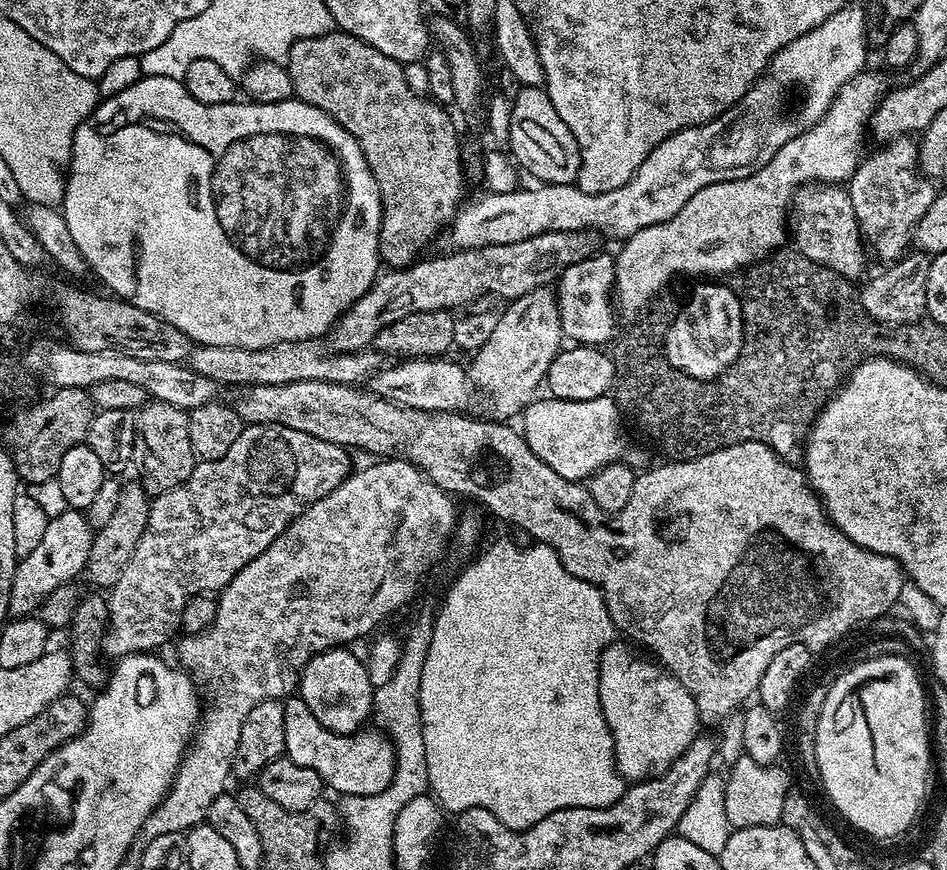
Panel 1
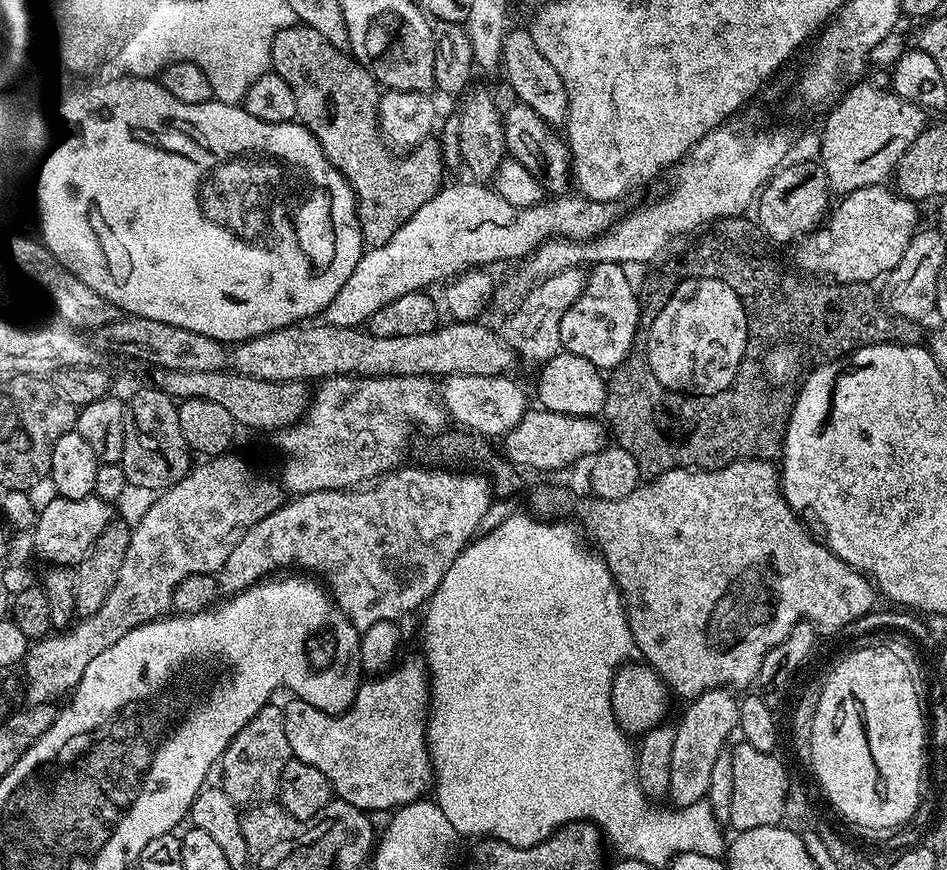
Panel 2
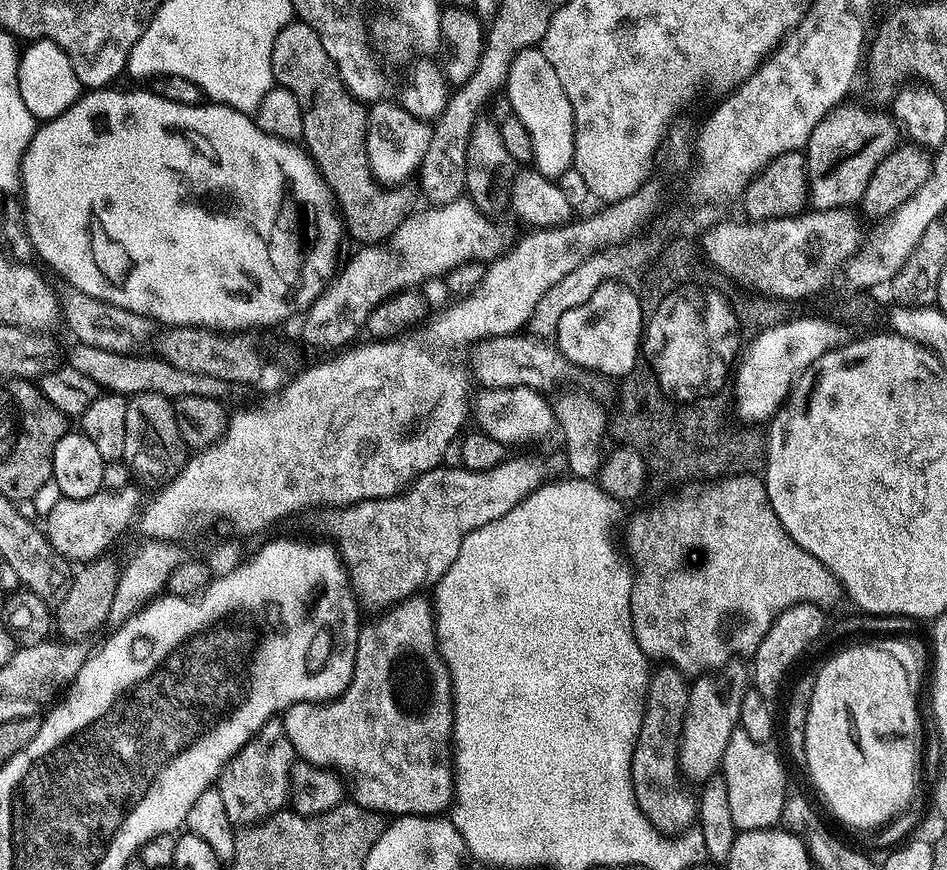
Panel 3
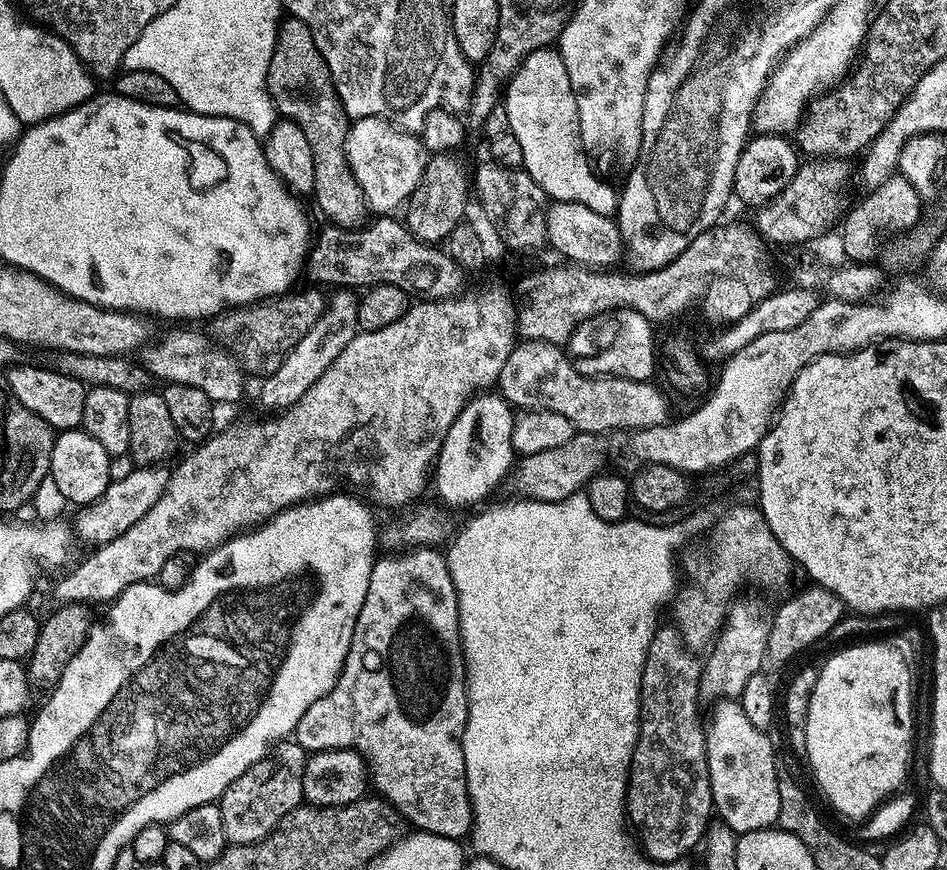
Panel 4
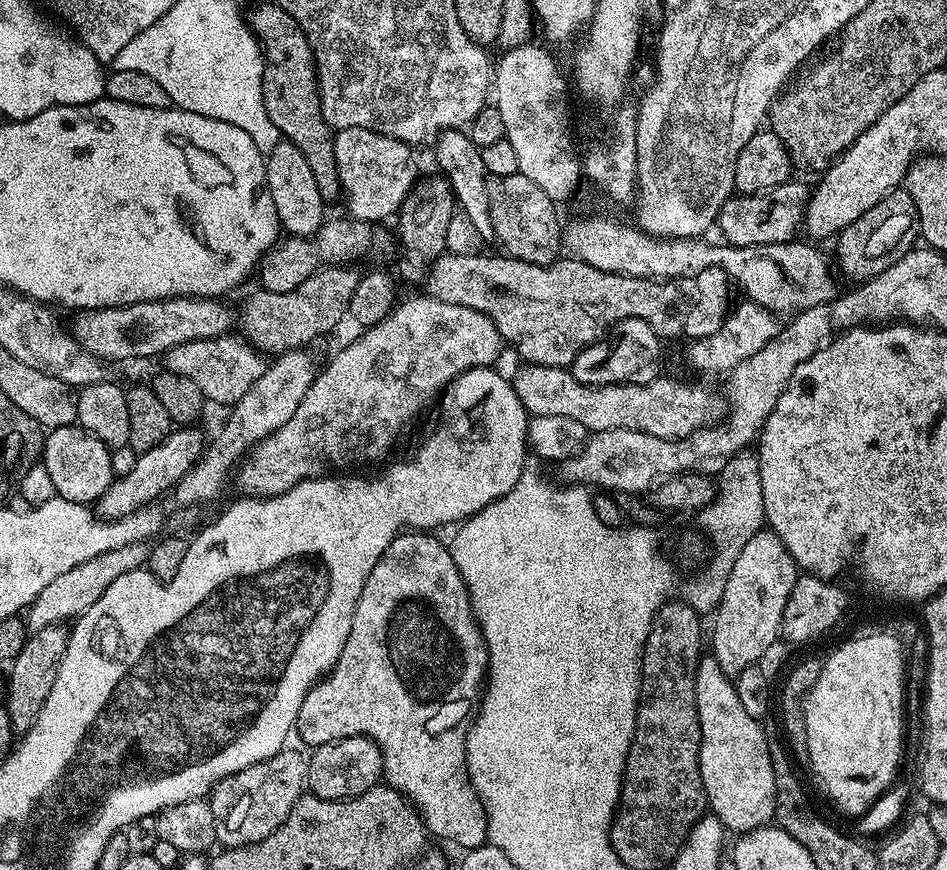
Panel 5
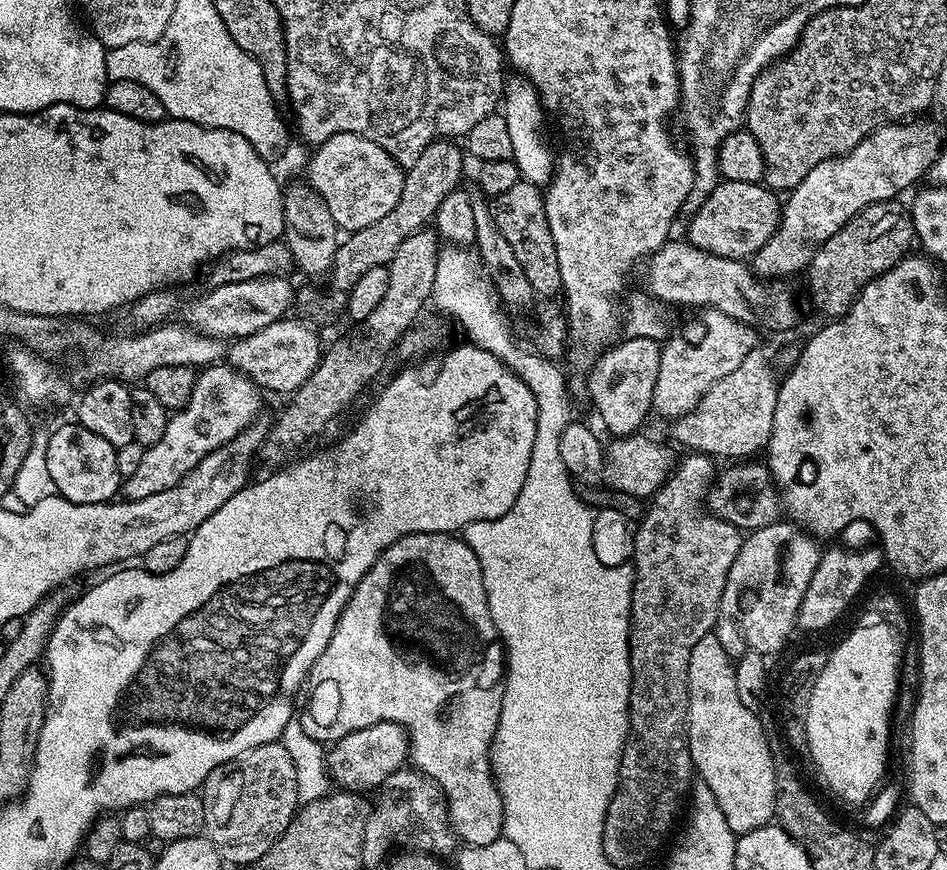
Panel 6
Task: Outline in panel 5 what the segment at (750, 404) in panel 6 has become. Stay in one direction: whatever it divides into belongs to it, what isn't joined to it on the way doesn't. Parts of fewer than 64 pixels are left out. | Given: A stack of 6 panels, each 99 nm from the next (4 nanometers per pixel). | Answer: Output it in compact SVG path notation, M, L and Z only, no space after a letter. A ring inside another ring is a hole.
M530 363L520 367L524 368L517 370L512 388L527 412L532 416L558 414L558 418L574 418L574 422L582 422L589 433L621 428L667 440L681 440L700 428L708 428L721 415L720 404L710 389L671 380L667 374L645 384L607 384L597 388L594 384L578 382L568 368Z

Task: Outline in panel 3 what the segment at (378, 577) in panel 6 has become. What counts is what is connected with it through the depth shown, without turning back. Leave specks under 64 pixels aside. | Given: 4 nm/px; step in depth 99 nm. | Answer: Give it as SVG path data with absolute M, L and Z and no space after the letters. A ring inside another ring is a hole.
M415 594L412 596L405 597L404 600L399 600L395 604L385 607L383 611L379 614L376 614L376 617L373 620L365 619L360 626L360 633L358 634L358 642L356 643L356 669L352 675L352 681L350 686L342 693L341 696L337 696L335 700L330 700L327 702L313 702L311 704L295 704L290 706L288 711L283 713L282 719L284 725L286 726L286 734L290 734L290 742L294 746L297 757L301 761L310 763L310 764L319 764L321 768L330 768L337 770L342 773L349 781L353 780L356 785L351 785L350 792L354 795L355 803L360 804L363 808L368 808L371 812L379 812L381 814L387 814L389 817L395 818L397 816L440 816L441 814L447 813L451 809L454 803L454 797L456 794L456 774L454 771L454 745L452 742L452 723L454 722L455 714L455 704L454 698L452 697L452 674L448 669L448 664L444 660L442 654L440 653L440 643L436 641L436 613L434 611L434 604L431 599L428 600L424 597L424 594Z

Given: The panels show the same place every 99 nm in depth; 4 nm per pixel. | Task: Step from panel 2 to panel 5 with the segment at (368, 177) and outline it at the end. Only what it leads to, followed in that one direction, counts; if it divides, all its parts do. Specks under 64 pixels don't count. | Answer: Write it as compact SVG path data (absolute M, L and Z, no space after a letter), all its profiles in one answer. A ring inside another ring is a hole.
M275 2L260 4L251 13L247 13L246 19L252 33L256 35L260 42L260 50L264 54L264 73L262 74L262 98L266 102L266 114L270 114L270 122L278 126L281 137L287 138L292 143L297 144L306 154L306 163L314 173L314 182L318 182L318 194L326 202L332 202L332 199L341 195L340 180L336 177L336 160L332 157L334 150L334 132L322 118L320 113L320 88L316 85L316 59L312 53L310 42L298 26L298 22L282 6Z

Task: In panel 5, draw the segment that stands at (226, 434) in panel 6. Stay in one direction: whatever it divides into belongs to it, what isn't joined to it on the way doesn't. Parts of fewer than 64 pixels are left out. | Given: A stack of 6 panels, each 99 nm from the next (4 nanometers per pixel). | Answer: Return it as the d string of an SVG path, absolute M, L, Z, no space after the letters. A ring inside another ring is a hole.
M180 426L170 433L154 450L139 453L130 474L115 477L112 485L102 493L98 501L99 515L106 520L117 520L126 514L134 514L139 508L147 508L161 499L163 492L171 493L180 479L200 460L206 447L206 436L196 426Z

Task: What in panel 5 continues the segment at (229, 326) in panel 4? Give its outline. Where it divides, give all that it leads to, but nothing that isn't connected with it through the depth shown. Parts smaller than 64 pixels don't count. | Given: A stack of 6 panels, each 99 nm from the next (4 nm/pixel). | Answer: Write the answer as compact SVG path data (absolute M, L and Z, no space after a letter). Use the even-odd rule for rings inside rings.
M325 266L306 278L302 286L286 290L286 294L256 290L240 312L238 308L238 328L243 339L265 354L279 354L303 349L311 340L334 331L348 316L350 297L361 277L356 270L352 266Z

